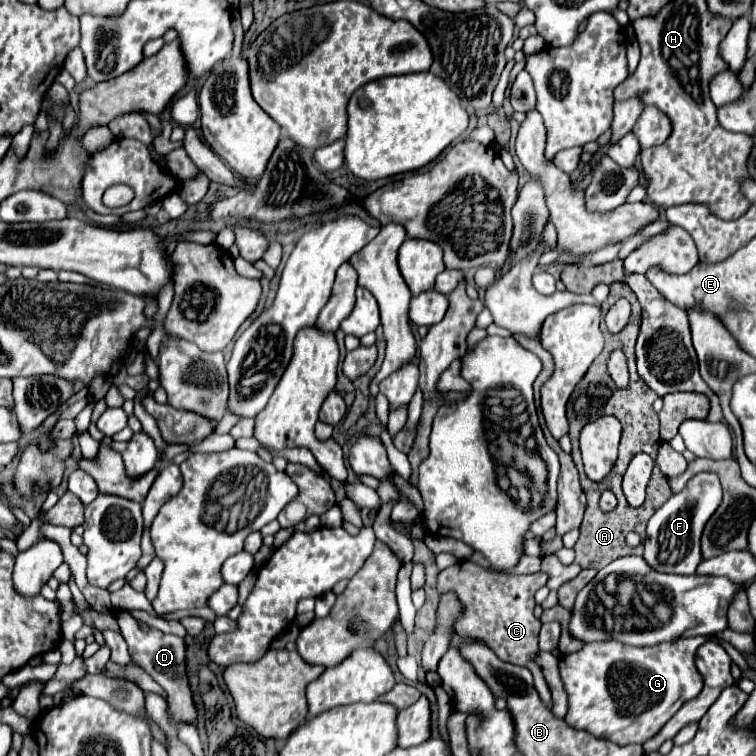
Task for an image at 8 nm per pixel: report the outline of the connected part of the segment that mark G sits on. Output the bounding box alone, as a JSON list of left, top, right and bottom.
[560,638,706,746]

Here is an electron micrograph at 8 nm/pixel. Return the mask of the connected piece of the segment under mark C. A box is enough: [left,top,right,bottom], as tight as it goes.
[438,562,552,708]

